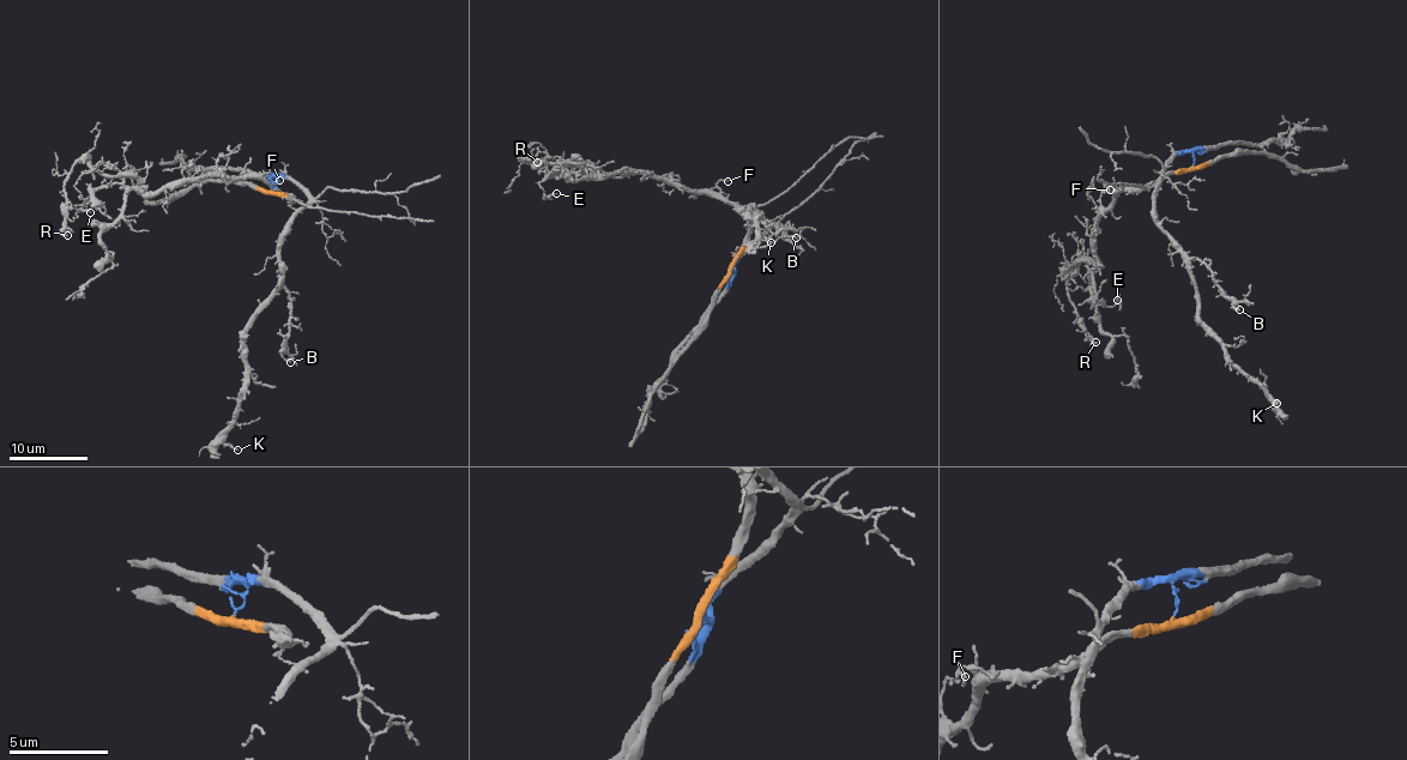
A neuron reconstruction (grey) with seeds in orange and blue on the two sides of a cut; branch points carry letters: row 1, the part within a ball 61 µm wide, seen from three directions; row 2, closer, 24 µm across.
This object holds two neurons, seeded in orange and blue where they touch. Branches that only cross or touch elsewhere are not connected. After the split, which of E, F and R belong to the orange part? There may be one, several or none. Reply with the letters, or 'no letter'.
E, F, R

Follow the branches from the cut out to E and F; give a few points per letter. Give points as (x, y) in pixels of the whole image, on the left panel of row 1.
E: (273, 191), (291, 199), (261, 180), (230, 176), (186, 178), (149, 192), (107, 184), (77, 205), (90, 212)
F: (273, 191), (289, 193), (291, 199), (278, 191), (270, 174), (279, 181)

